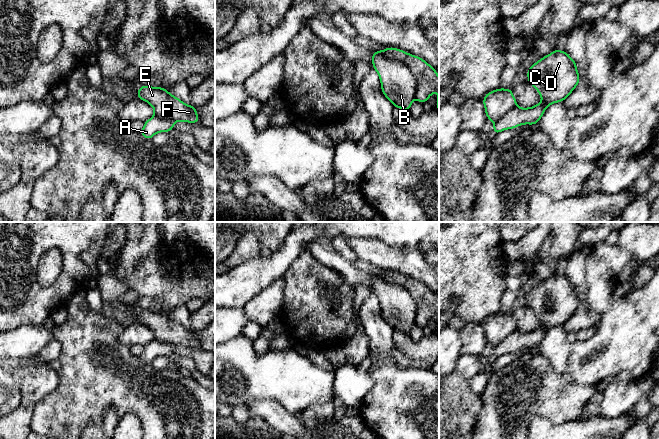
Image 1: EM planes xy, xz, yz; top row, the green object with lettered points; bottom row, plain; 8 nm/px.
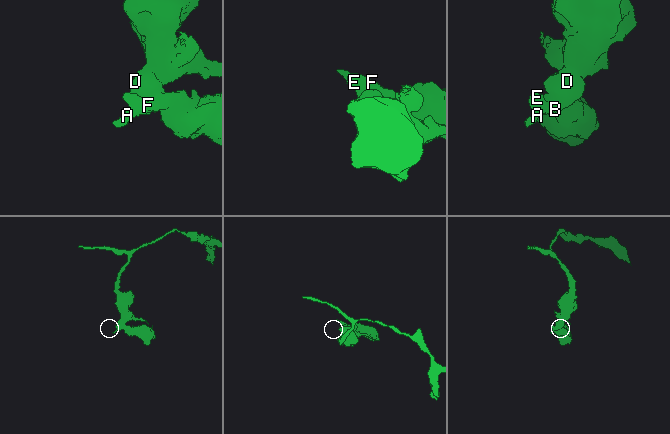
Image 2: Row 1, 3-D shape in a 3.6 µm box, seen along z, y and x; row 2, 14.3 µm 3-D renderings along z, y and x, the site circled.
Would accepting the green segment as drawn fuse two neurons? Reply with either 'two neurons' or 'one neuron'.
two neurons

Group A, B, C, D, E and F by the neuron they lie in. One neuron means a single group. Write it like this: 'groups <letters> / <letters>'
groups A B C D / E F

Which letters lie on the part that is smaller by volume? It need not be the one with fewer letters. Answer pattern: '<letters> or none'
E, F

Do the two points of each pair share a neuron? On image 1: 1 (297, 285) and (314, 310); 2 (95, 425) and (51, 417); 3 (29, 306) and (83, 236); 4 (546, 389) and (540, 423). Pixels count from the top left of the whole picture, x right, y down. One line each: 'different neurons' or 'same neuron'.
1: same neuron
2: different neurons
3: same neuron
4: different neurons

